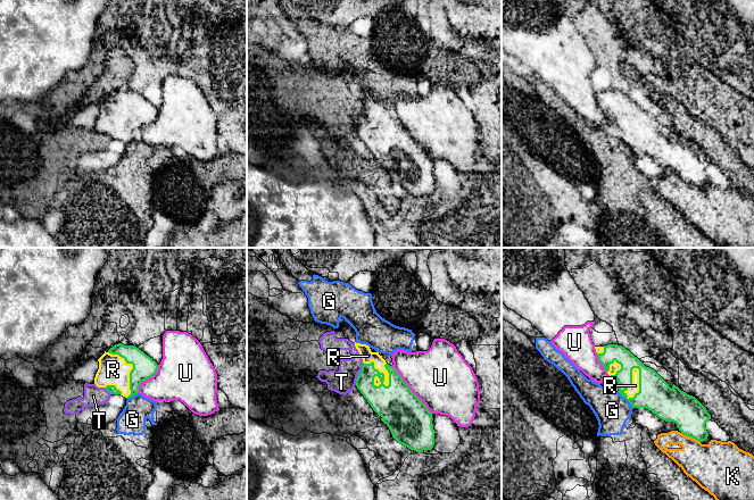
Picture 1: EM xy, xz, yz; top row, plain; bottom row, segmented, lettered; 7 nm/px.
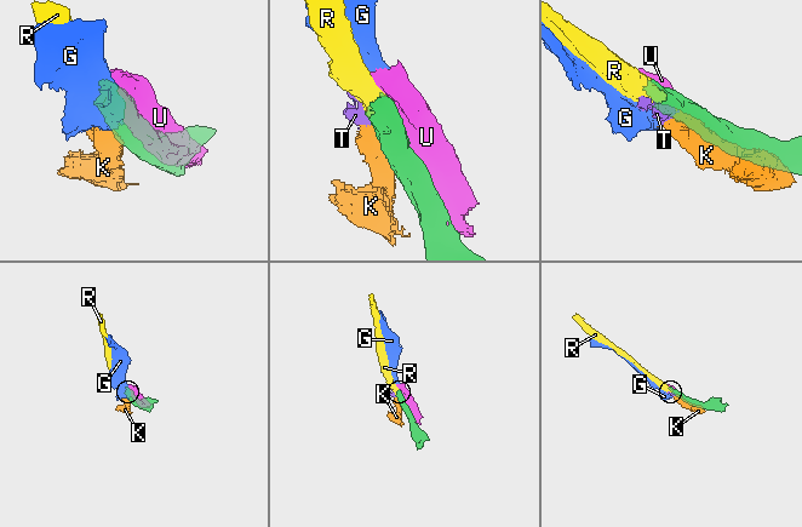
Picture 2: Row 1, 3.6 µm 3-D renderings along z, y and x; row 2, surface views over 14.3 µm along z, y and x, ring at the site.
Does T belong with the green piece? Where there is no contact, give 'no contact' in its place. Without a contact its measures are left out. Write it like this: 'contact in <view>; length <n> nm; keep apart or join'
contact in xz; length 170 nm; keep apart

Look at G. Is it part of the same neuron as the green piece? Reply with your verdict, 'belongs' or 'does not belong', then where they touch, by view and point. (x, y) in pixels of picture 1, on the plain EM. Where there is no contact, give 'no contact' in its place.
does not belong; contact yz (626, 143)

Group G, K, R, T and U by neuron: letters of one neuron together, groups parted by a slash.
G / K T / R / U

